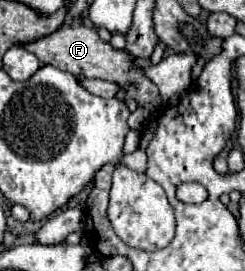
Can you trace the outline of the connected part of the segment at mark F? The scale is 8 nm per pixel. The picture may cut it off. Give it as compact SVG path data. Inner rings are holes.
M65 24L51 36L45 36L41 40L35 40L31 44L25 44L27 50L31 50L41 64L51 64L61 70L71 72L73 76L81 78L101 78L107 82L115 82L125 90L129 98L133 98L141 108L155 110L159 108L161 96L157 86L143 74L143 68L135 66L135 58L127 50L115 50L109 42L103 42L97 36L97 30L85 24Z

